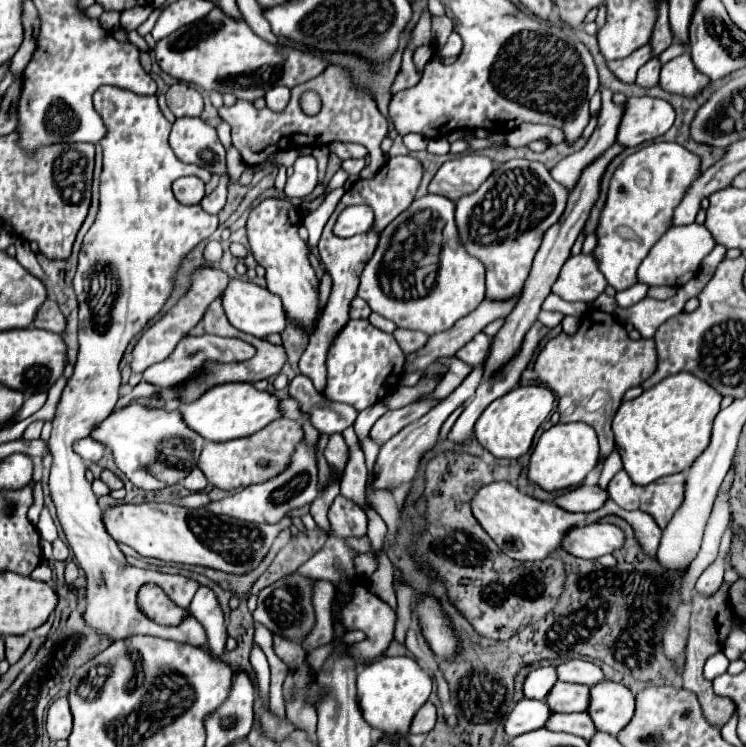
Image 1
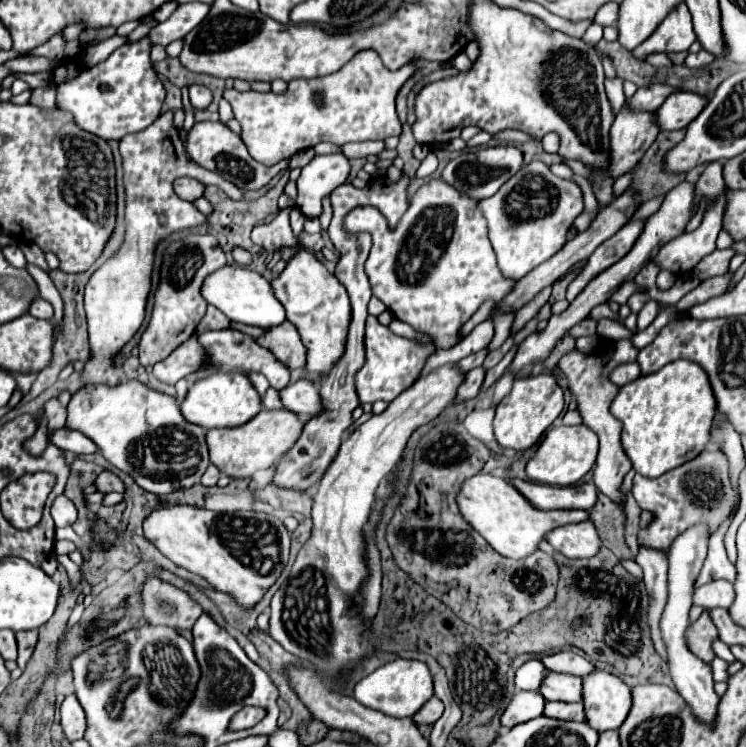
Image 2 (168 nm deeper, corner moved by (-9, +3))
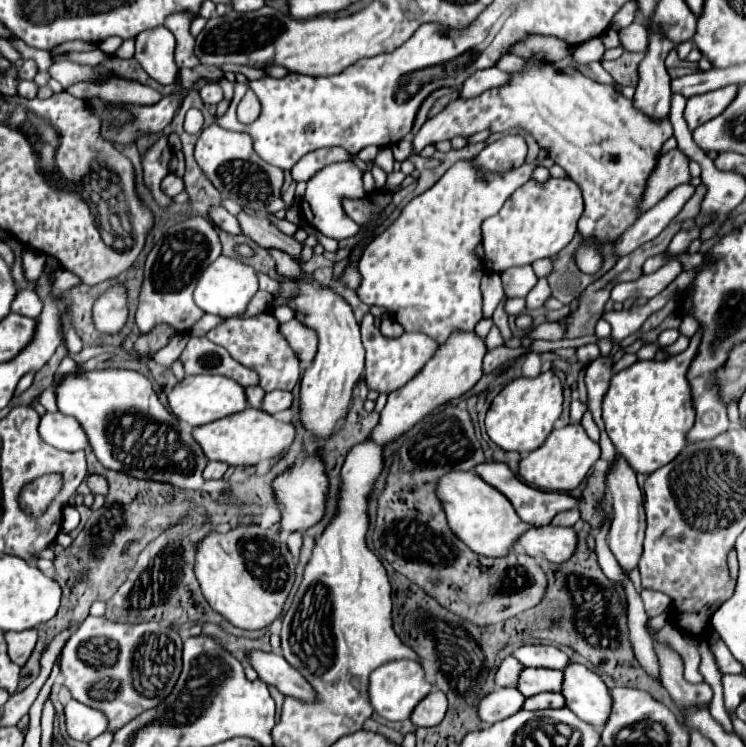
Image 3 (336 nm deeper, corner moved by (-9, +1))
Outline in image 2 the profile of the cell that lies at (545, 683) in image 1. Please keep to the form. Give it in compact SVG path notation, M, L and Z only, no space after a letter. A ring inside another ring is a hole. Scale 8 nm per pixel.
M528 659L516 669L514 685L516 689L524 689L524 691L538 691L538 685L542 683L544 675L546 675L546 667L538 659Z

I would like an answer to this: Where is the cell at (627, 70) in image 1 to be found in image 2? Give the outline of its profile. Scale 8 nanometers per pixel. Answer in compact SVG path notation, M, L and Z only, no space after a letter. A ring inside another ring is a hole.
M682 3L676 9L672 9L670 17L664 17L664 21L656 27L656 31L632 53L638 59L644 59L650 53L674 53L674 51L697 53L702 49L702 45L694 41L696 33L692 29L692 15L686 3Z

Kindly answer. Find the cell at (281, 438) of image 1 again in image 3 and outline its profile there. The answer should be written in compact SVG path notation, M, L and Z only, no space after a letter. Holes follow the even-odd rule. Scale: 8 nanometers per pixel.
M248 407L238 415L228 415L226 419L218 419L214 423L196 427L192 429L192 435L194 439L198 439L200 447L204 449L204 455L210 461L222 461L232 467L246 467L266 459L274 459L276 455L286 451L292 445L296 431L292 423L284 423L262 409Z

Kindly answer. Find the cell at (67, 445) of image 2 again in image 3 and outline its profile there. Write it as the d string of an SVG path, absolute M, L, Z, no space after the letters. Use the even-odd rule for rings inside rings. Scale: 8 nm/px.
M46 413L40 419L40 437L60 451L84 451L88 439L74 417L62 413Z

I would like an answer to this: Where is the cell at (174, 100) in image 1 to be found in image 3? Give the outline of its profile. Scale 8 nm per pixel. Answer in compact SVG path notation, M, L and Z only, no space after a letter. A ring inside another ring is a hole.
M206 85L206 87L202 87L200 89L200 99L206 105L220 103L222 101L222 87L218 87L218 85Z

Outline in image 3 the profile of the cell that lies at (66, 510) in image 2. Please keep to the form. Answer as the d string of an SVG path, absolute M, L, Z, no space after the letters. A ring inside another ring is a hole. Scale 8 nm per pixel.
M74 505L64 507L62 511L62 533L70 533L72 529L76 529L80 523L80 513L76 511Z

